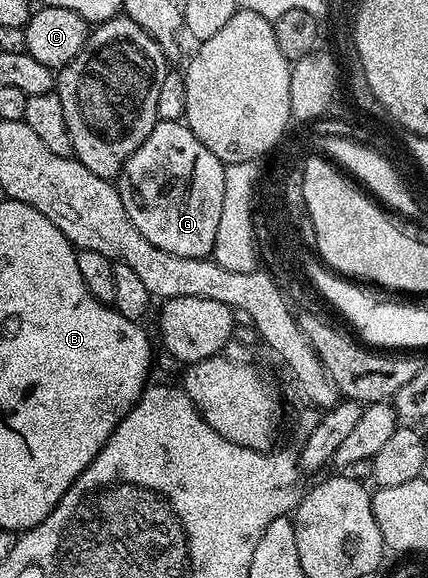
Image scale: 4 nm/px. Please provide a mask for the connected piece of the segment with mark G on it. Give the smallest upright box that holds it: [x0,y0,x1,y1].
[115,121,226,258]

